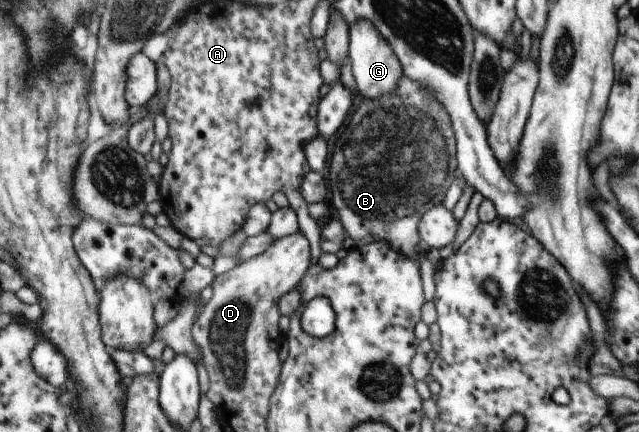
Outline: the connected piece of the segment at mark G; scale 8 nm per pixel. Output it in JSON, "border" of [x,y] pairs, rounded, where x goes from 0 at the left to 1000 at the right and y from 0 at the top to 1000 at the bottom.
{"border":[[[560,44],[546,60],[546,132],[560,211],[570,227],[596,229],[621,206],[632,171],[631,155],[610,100],[595,81],[582,49]]]}

